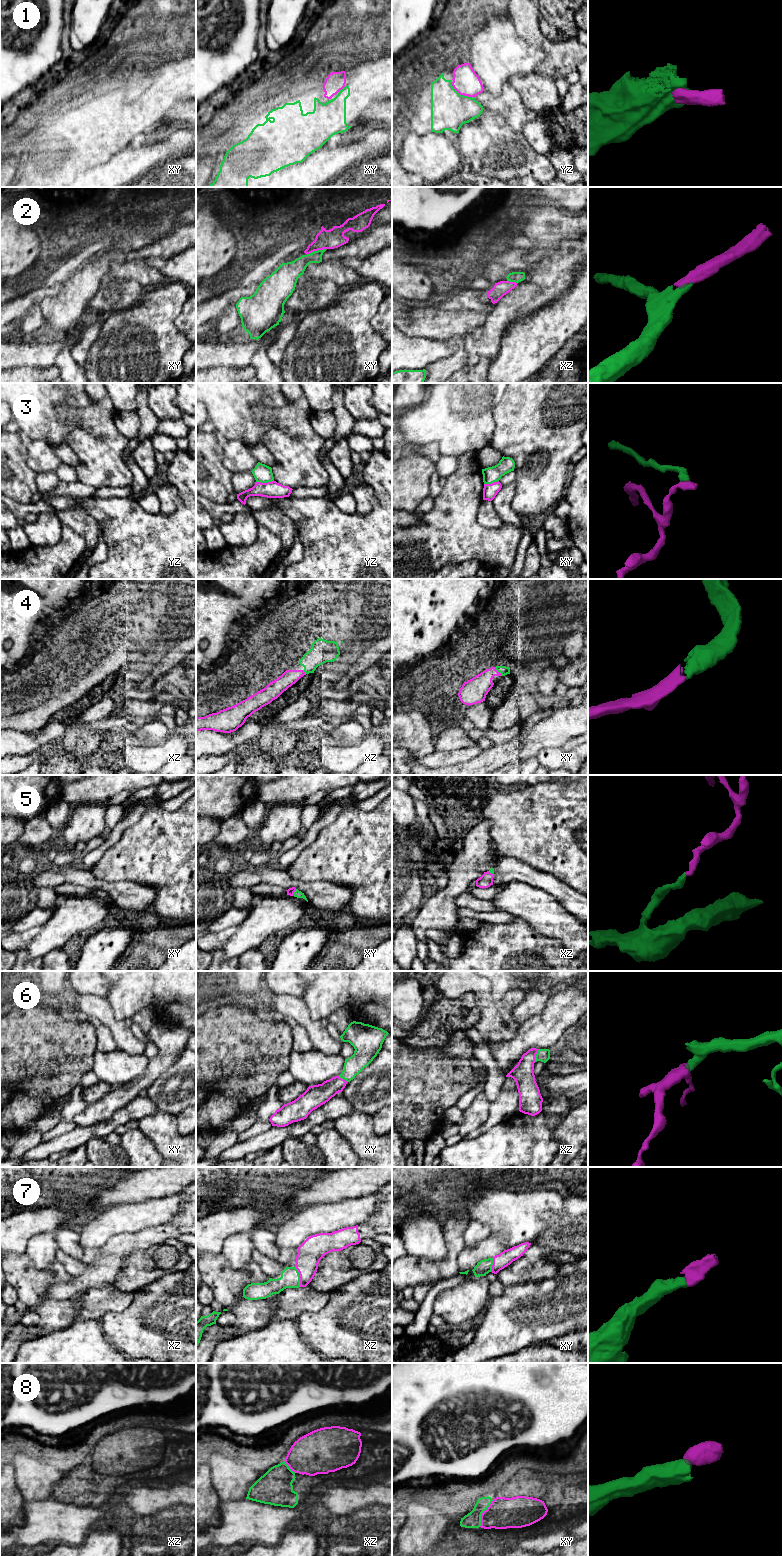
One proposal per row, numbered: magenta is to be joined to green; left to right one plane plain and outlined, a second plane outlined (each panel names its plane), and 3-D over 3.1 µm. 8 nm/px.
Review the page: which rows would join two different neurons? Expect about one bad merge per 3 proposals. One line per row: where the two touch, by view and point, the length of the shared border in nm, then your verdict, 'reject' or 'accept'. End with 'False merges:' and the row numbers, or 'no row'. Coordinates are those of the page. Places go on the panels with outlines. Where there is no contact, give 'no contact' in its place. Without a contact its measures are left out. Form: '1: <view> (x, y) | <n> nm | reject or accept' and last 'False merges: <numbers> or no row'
1: yz (459, 94) | 190 nm | reject
2: xy (316, 251) | 160 nm | accept
3: yz (264, 482) | 140 nm | reject
4: xy (498, 671) | 90 nm | accept
5: xy (294, 892) | 60 nm | accept
6: xz (536, 1055) | 110 nm | accept
7: xz (299, 1276) | 170 nm | accept
8: xy (482, 1512) | 240 nm | accept
False merges: 1, 3

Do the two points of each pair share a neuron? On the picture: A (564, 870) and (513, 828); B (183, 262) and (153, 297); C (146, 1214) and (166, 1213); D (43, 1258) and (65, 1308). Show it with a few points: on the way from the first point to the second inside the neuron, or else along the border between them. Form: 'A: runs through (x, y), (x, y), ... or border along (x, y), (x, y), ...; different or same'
A: runs through (557, 856), (527, 828); same
B: border along (173, 281), (178, 281), (185, 286); different
C: runs through (151, 1213), (161, 1213); same
D: border along (27, 1256), (36, 1268), (48, 1268), (56, 1260); different

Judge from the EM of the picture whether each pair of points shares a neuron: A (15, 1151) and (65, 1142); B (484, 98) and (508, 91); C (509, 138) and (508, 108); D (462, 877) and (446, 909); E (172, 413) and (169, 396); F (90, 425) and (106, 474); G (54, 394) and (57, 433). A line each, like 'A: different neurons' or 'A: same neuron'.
A: different neurons
B: same neuron
C: different neurons
D: same neuron
E: same neuron
F: same neuron
G: same neuron

